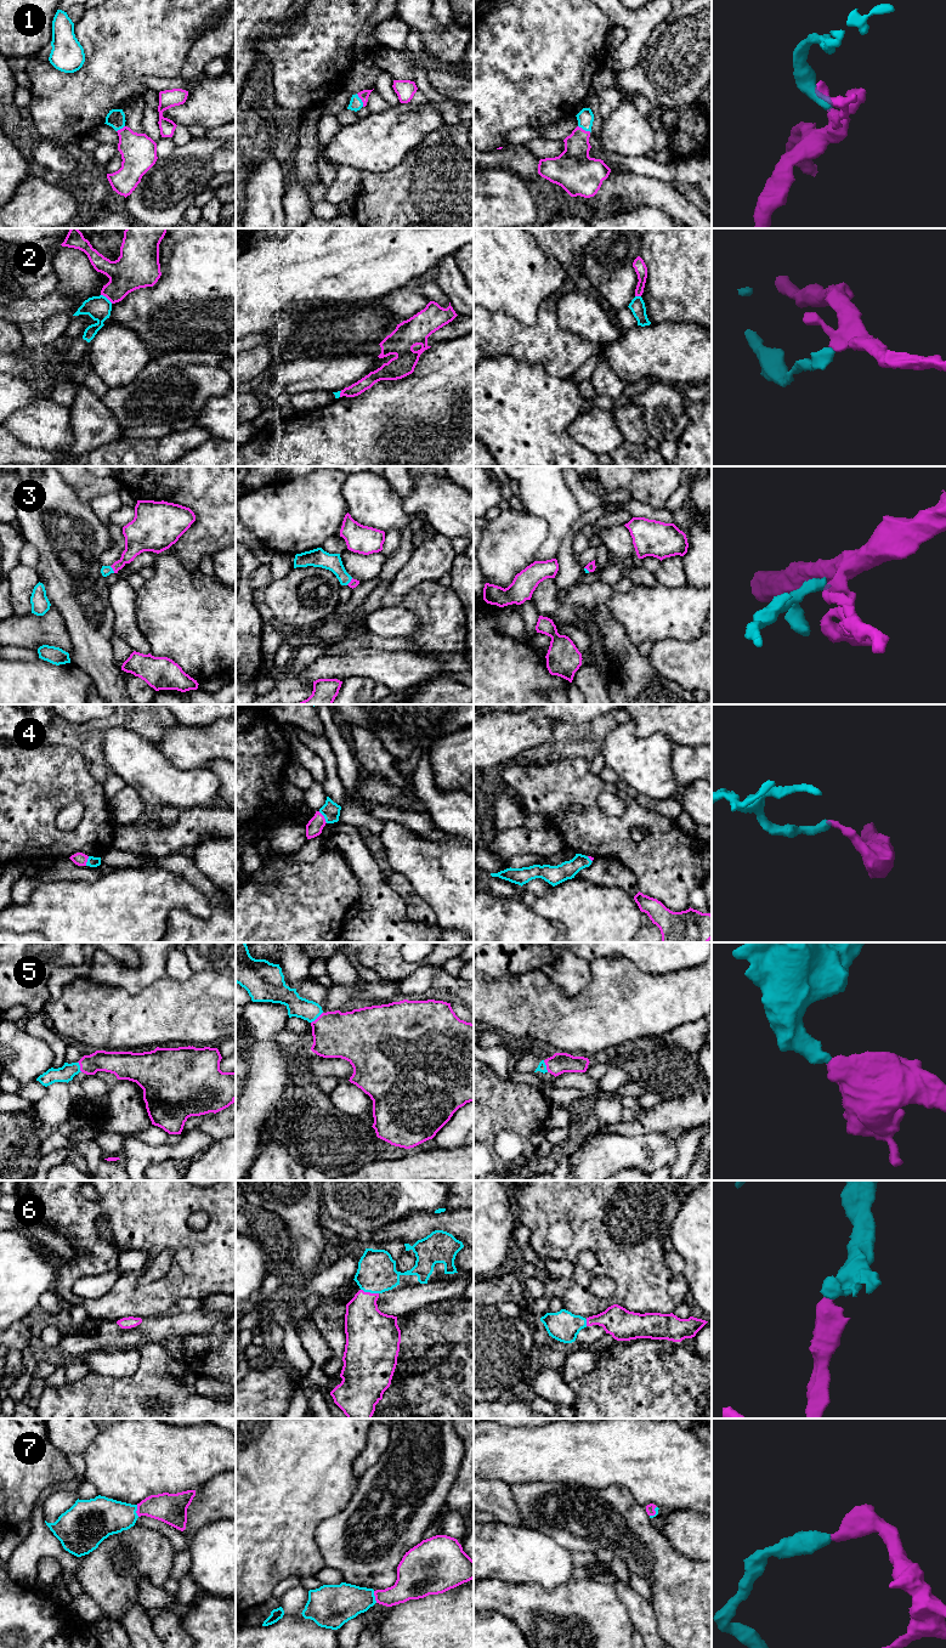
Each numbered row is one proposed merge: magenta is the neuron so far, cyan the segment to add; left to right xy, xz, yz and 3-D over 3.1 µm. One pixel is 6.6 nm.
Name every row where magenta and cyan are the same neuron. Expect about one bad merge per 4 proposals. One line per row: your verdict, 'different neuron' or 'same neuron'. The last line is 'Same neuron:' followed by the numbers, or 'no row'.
1: same neuron
2: different neuron
3: same neuron
4: same neuron
5: same neuron
6: same neuron
7: same neuron
Same neuron: 1, 3, 4, 5, 6, 7

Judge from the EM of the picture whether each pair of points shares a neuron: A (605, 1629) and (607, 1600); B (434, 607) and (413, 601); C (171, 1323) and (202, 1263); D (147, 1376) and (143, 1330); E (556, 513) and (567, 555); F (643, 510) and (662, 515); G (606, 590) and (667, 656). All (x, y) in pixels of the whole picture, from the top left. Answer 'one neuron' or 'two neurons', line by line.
A: one neuron
B: one neuron
C: two neurons
D: two neurons
E: two neurons
F: one neuron
G: two neurons

